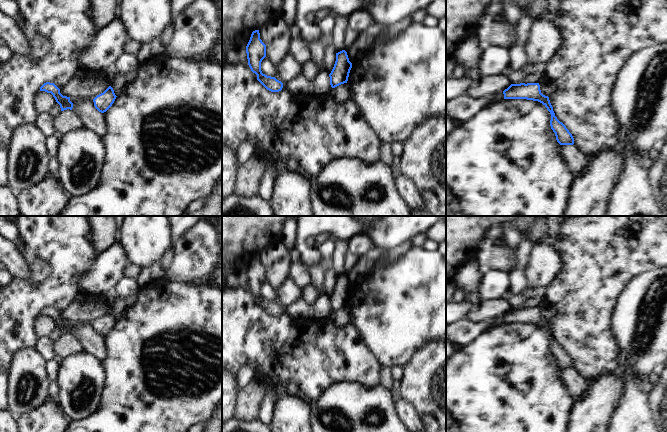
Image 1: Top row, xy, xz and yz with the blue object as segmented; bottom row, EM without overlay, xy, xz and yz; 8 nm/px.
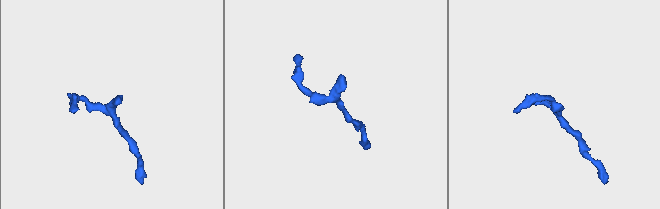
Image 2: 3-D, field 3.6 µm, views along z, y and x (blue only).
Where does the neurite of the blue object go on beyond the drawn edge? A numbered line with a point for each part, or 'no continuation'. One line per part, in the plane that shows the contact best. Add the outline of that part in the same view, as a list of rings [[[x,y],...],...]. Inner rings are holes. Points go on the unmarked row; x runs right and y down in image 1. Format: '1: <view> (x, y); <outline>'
no continuation

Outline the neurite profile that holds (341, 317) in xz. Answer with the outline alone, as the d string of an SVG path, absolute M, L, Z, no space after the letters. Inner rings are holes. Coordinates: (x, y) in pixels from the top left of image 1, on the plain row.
M347 307L341 308L329 315L329 318L338 327L351 323L351 315Z

